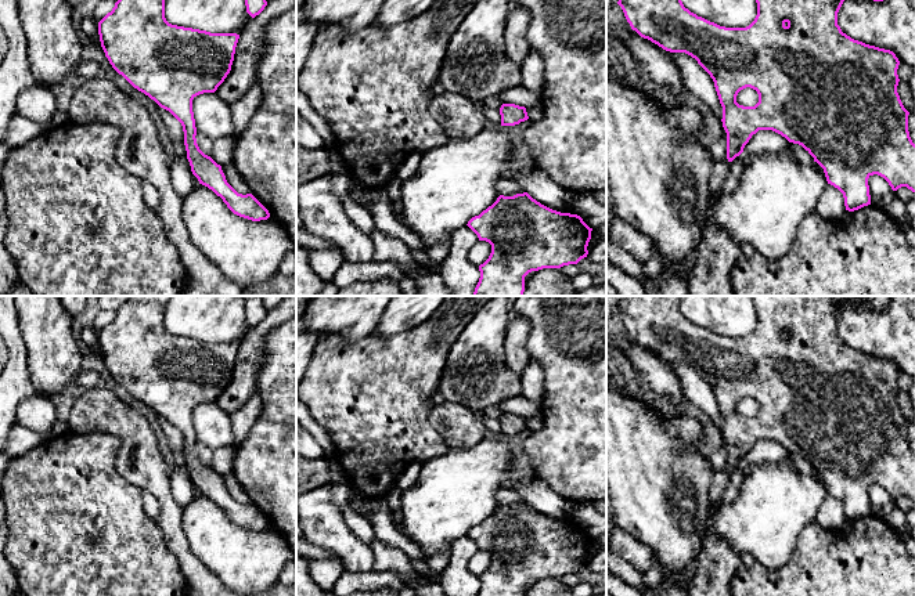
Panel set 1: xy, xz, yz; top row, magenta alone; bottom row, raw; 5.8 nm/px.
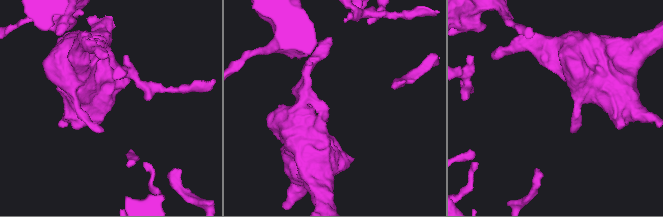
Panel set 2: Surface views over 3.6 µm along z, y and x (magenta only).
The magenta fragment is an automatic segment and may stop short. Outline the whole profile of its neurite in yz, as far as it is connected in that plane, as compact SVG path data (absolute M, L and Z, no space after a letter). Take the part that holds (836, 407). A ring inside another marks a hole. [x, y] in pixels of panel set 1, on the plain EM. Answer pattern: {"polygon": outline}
{"polygon": "M628 296L619 303L617 314L622 317L627 332L631 339L635 340L641 347L651 350L666 361L670 362L685 362L695 368L698 373L710 384L714 391L714 397L723 416L723 437L727 443L727 469L732 472L736 466L743 462L745 455L749 452L753 444L759 440L772 440L789 452L801 455L817 472L825 483L828 494L837 498L844 507L846 520L854 521L864 516L871 514L868 488L873 484L883 487L893 501L901 496L907 496L915 502L915 454L912 452L908 441L908 425L909 422L904 418L900 405L897 402L898 384L897 379L900 375L898 368L890 360L879 358L875 355L865 354L854 350L842 342L837 335L837 322L843 311L853 303L869 306L873 311L883 311L889 307L890 296L752 296L757 313L757 325L754 330L746 337L725 337L714 332L710 332L696 324L691 322L684 317L681 311L682 296ZM750 397L757 401L759 412L754 416L743 416L736 412L736 405L741 400Z"}

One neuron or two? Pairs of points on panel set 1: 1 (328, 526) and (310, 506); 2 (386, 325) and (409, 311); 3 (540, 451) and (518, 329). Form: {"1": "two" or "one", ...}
{"1": "one", "2": "one", "3": "two"}

